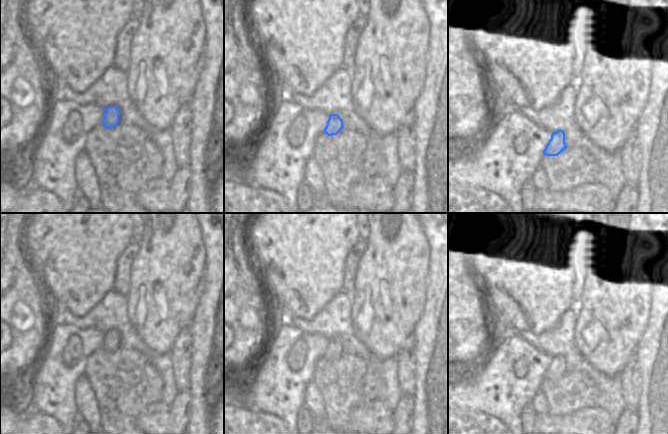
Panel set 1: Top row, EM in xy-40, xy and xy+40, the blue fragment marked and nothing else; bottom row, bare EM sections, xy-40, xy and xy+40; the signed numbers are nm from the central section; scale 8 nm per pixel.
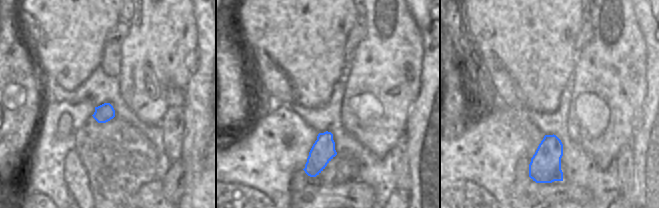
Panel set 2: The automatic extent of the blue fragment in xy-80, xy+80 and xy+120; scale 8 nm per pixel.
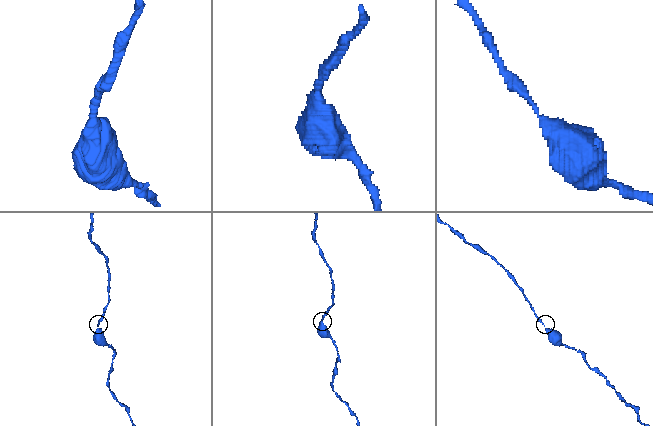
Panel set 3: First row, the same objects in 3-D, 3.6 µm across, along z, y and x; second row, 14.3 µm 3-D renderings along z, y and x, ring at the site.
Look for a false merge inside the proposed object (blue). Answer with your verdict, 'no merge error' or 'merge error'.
no merge error

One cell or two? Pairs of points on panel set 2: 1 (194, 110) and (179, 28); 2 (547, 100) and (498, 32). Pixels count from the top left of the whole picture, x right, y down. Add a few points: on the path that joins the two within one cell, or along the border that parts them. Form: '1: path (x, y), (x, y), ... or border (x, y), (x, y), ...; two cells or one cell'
1: border (192, 74), (184, 94); two cells
2: path (536, 83), (530, 72), (530, 64), (515, 49); one cell

